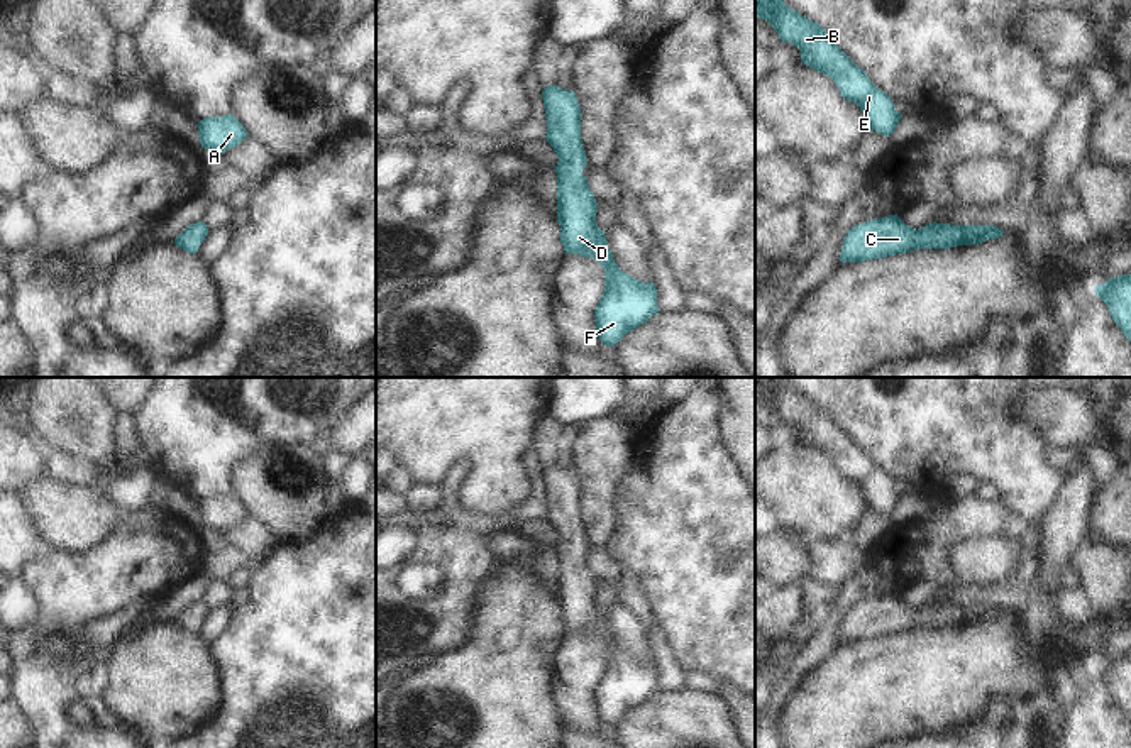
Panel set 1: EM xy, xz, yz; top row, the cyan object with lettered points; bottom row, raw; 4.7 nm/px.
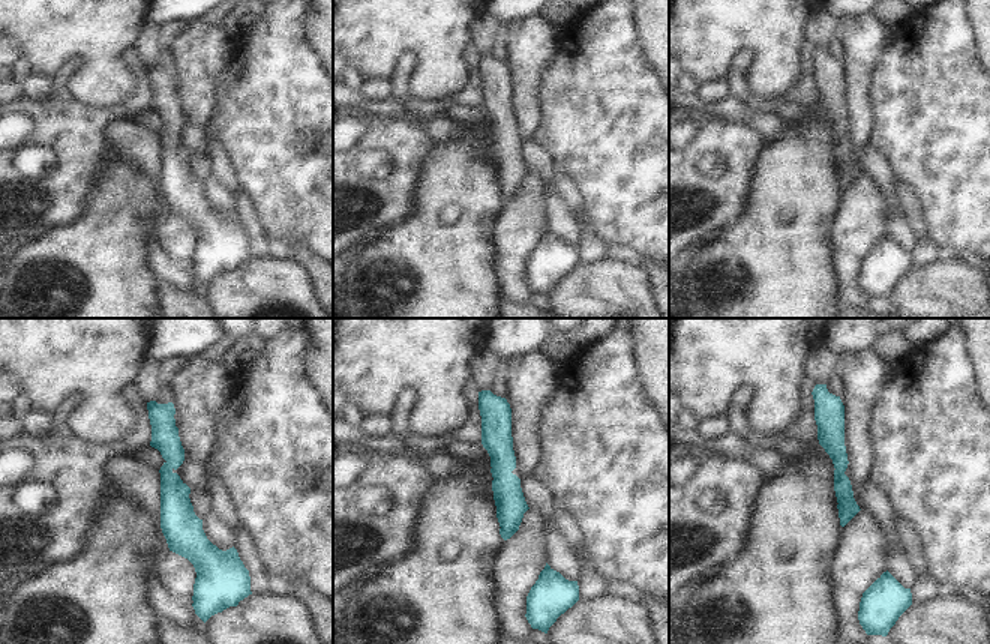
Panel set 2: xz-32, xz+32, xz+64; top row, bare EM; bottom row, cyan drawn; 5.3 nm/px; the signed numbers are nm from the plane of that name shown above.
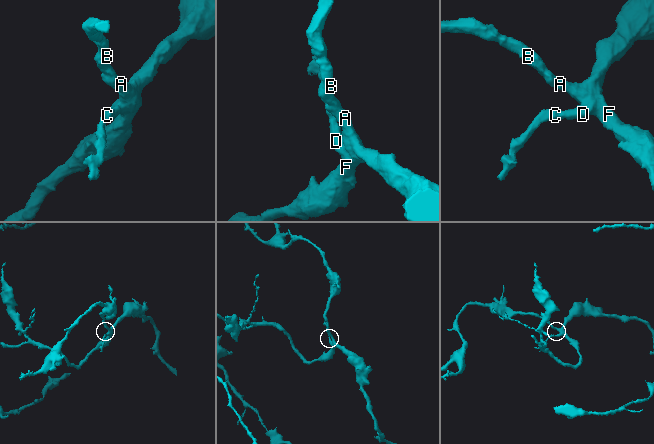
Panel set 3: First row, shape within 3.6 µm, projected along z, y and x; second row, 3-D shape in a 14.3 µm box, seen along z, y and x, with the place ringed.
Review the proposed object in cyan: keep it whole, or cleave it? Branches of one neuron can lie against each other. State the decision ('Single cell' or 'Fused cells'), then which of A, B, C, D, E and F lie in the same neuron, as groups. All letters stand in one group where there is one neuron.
Single cell. Groups: A B C D E F.

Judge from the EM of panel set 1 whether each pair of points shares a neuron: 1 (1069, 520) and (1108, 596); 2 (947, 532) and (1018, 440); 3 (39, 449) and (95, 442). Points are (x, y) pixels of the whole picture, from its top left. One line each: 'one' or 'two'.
1: two
2: two
3: two

